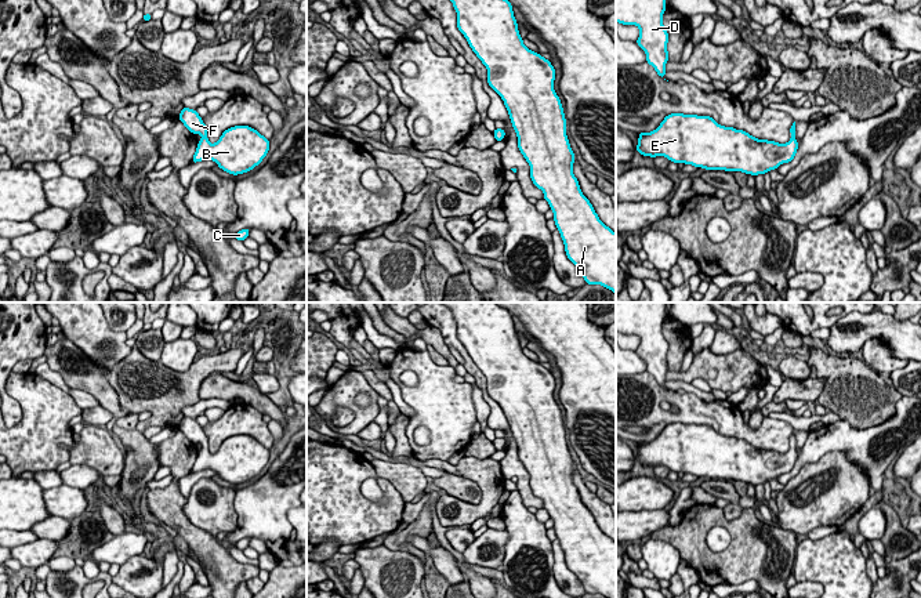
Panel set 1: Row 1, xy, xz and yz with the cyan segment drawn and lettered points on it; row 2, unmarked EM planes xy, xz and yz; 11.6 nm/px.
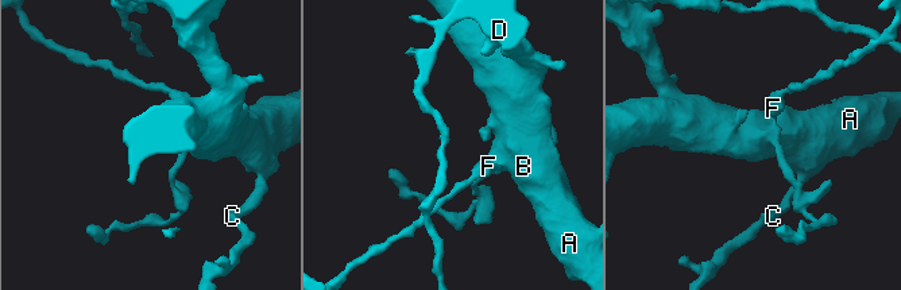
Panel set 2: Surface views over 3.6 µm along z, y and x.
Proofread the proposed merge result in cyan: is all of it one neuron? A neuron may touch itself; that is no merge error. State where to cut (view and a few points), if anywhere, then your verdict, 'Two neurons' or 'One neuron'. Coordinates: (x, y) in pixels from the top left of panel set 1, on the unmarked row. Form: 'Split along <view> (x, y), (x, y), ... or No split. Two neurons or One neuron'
No split. One neuron

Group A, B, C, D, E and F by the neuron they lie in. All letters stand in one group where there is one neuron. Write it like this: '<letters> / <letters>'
A B C D E F

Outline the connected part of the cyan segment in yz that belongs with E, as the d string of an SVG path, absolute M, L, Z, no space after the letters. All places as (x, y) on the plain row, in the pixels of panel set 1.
M671 423L652 442L638 442L638 460L642 465L666 465L670 471L692 474L706 479L741 481L757 486L777 479L780 474L790 472L799 456L795 449L795 431L790 436L791 447L787 453L758 449L743 439L718 434L710 425Z

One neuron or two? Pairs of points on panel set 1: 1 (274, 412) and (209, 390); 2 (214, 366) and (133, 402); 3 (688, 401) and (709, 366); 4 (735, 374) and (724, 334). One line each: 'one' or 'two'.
1: one
2: one
3: two
4: two

